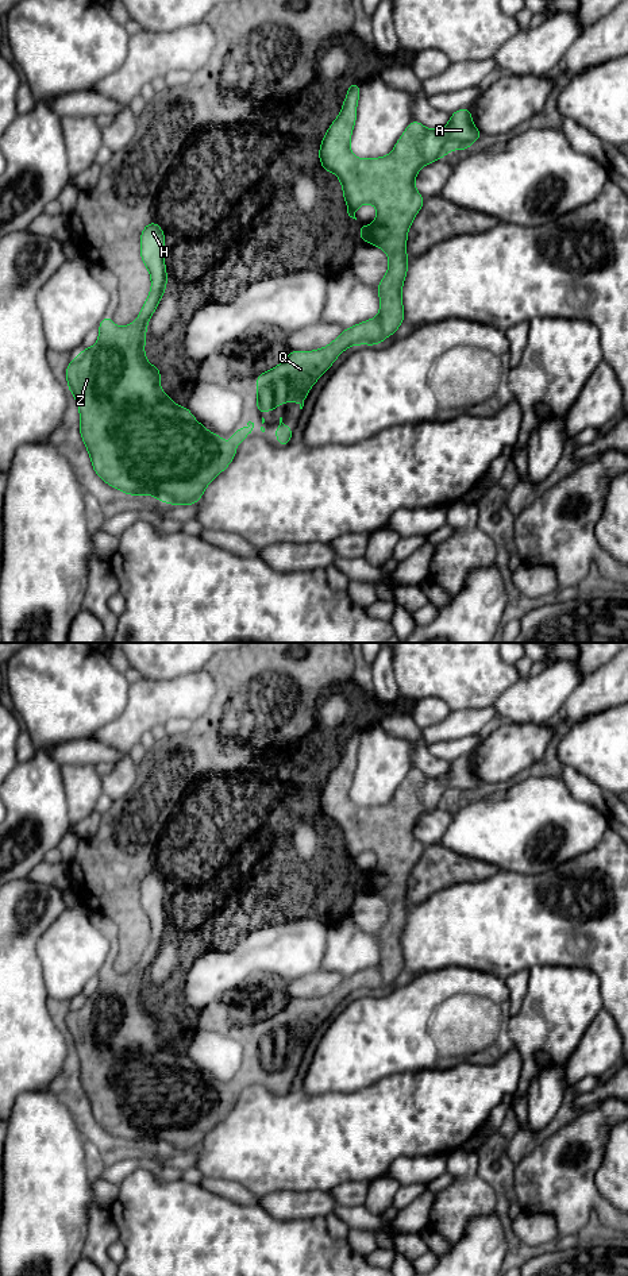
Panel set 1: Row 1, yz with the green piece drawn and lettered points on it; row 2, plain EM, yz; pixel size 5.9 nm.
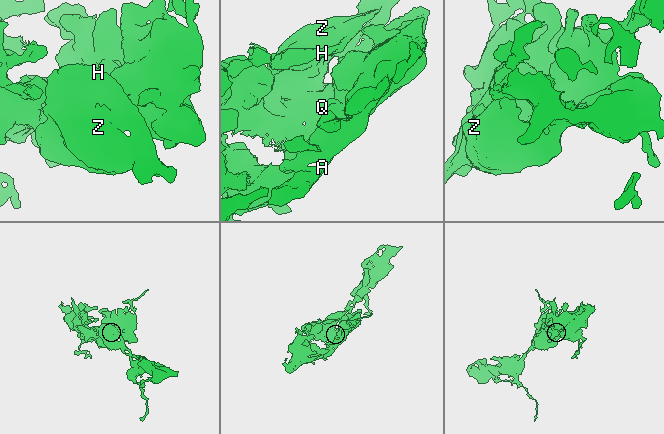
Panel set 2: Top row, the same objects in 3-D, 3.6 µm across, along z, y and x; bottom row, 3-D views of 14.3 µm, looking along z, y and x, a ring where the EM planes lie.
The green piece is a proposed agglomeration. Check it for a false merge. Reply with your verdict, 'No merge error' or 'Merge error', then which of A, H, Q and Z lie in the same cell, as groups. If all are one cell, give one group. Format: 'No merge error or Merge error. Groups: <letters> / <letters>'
No merge error. Groups: A H Q Z

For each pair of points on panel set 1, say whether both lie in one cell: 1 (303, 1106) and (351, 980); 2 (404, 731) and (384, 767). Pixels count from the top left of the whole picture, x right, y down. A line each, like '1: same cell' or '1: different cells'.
1: different cells
2: different cells

